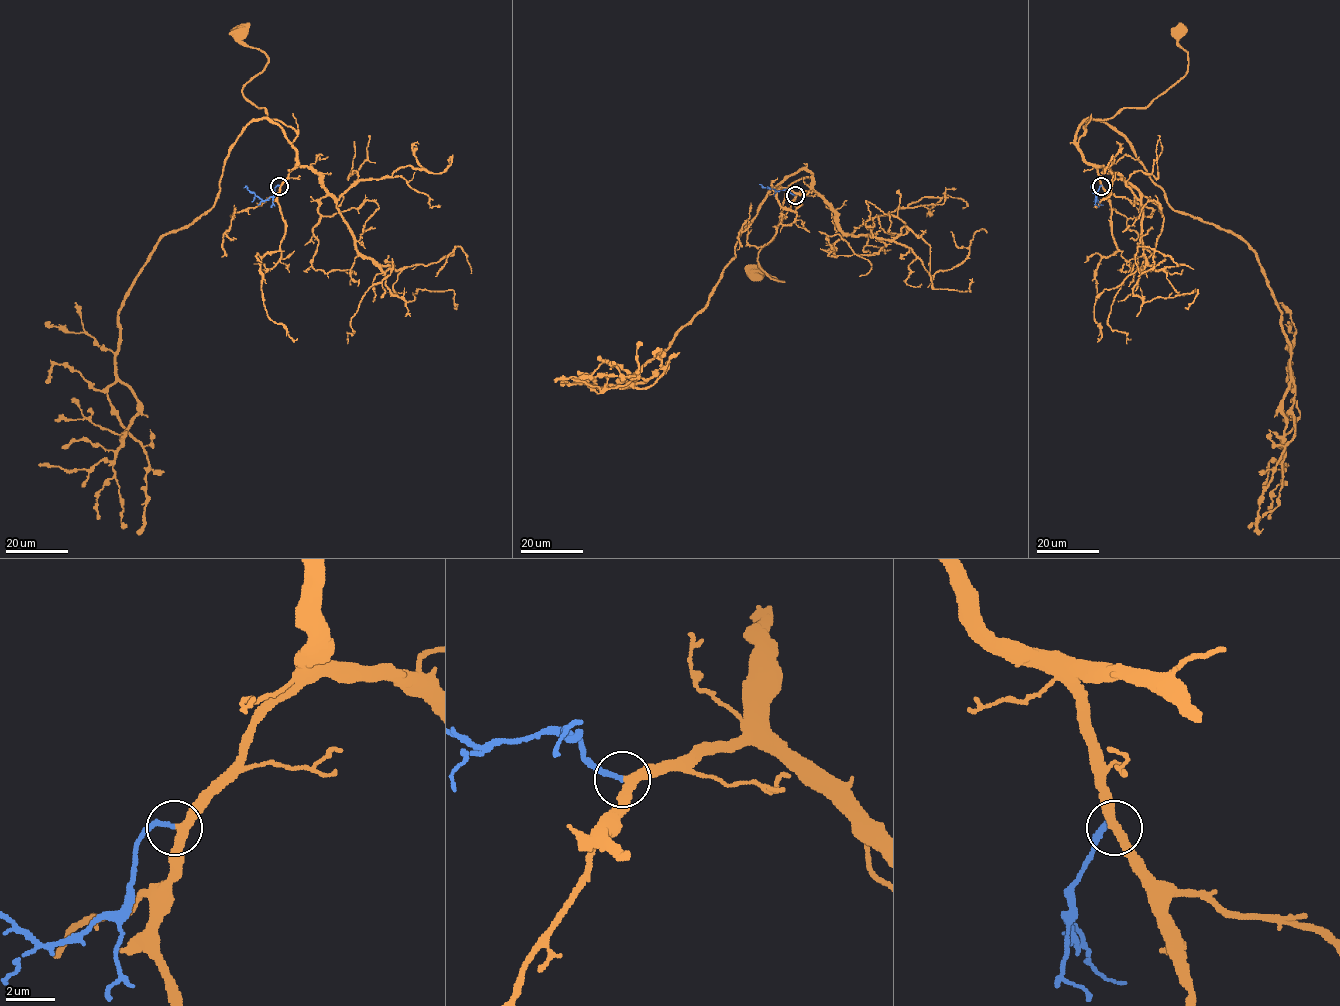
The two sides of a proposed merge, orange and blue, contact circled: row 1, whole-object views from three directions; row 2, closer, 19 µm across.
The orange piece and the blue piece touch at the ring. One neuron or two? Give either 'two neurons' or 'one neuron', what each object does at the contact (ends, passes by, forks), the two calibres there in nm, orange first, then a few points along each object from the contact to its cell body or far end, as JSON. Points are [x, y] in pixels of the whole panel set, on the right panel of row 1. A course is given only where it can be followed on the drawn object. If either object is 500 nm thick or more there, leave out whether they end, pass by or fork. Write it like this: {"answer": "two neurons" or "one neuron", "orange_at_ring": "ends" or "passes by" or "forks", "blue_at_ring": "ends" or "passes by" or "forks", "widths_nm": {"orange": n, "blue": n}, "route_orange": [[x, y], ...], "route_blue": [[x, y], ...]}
{"answer": "one neuron", "orange_at_ring": "passes by", "blue_at_ring": "ends", "widths_nm": {"orange": 360, "blue": 190}, "route_orange": [[1101, 185], [1078, 144], [1084, 126], [1144, 107], [1185, 75], [1180, 30]], "route_blue": [[1101, 185], [1097, 200], [1093, 188], [1090, 188]]}

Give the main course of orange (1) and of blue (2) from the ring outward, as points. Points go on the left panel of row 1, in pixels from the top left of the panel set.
1: (279, 185), (295, 168), (297, 135), (242, 93), (268, 61), (244, 42), (242, 30)
2: (279, 185), (275, 188), (272, 196), (264, 200), (244, 188)

